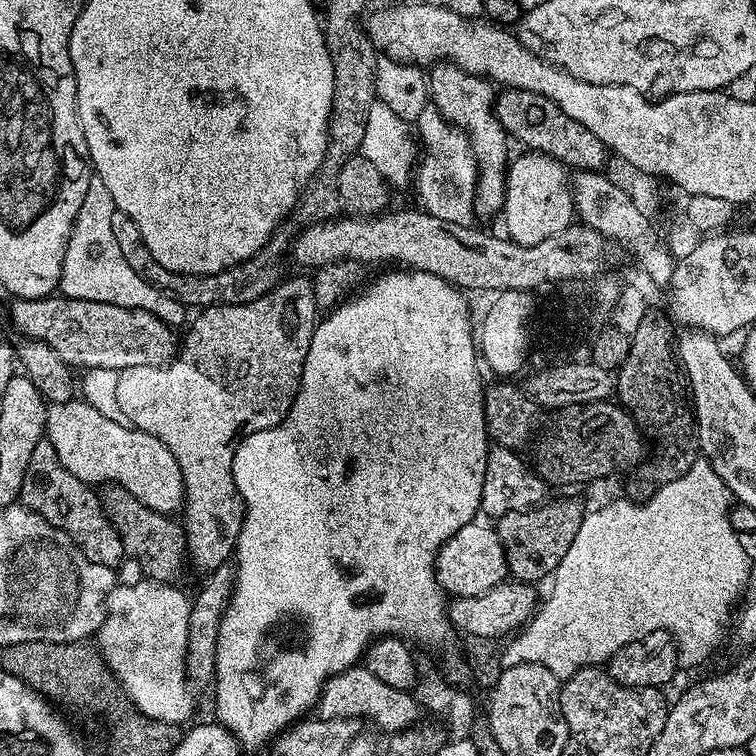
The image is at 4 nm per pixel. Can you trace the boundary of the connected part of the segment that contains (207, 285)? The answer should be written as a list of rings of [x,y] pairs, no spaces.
[[[119,210],[114,214],[114,239],[118,241],[118,246],[122,250],[122,258],[126,258],[126,262],[130,262],[134,274],[138,274],[146,282],[150,282],[155,288],[159,288],[167,296],[173,296],[179,304],[192,310],[203,310],[212,304],[254,302],[265,296],[267,292],[275,290],[276,285],[281,283],[282,277],[285,275],[282,265],[268,264],[269,253],[267,251],[251,256],[243,264],[235,264],[218,274],[210,274],[209,276],[171,272],[153,258],[150,250],[146,250],[146,242],[142,242],[142,234],[138,230],[138,226],[134,226],[132,219]]]

